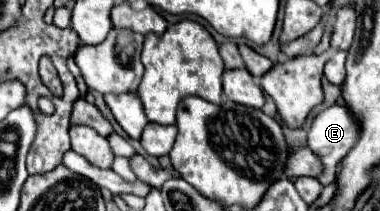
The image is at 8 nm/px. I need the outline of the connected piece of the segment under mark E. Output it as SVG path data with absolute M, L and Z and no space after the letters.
M334 104L314 118L308 132L308 148L322 160L324 170L318 176L322 186L336 180L336 166L352 150L358 136L358 124L346 106Z

